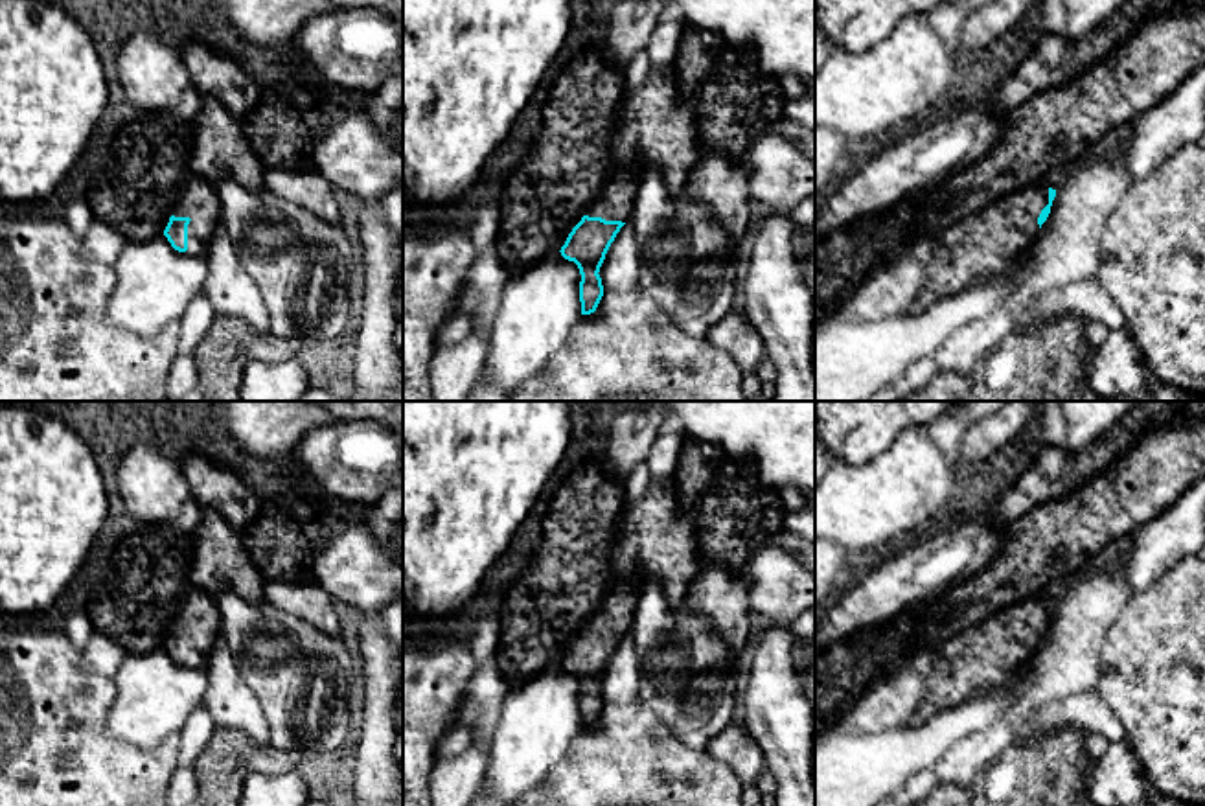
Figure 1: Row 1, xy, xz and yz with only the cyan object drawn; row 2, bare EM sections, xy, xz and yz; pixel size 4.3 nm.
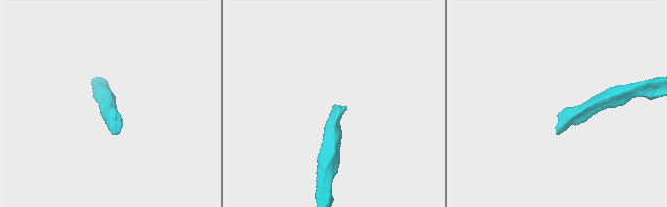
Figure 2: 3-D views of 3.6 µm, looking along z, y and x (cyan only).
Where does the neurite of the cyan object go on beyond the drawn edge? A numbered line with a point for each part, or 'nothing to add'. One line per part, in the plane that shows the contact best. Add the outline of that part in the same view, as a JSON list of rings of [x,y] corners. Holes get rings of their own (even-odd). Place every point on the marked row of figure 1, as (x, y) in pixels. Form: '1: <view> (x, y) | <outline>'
1: xy (197, 201) | [[[191,175],[171,212],[175,217],[189,217],[188,250],[189,256],[206,256],[212,236],[221,223],[221,202],[215,188],[201,177]]]

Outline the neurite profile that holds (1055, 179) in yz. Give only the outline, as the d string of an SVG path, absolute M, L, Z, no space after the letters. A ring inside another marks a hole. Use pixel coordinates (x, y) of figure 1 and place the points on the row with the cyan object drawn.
M1065 164L1060 166L1052 171L1049 171L1039 184L1052 188L1052 190L1060 190L1076 171L1076 164Z

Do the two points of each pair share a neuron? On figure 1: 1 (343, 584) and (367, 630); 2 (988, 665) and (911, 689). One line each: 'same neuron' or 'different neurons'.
1: different neurons
2: different neurons

